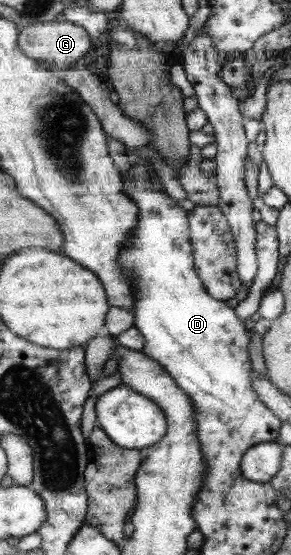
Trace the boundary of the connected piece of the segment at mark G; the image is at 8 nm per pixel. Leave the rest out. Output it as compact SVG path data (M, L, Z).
M63 18L57 22L31 23L29 25L24 22L18 30L19 47L28 56L47 62L49 67L56 71L80 66L85 55L89 53L91 48L94 48L90 35L87 35L87 31L83 27Z

